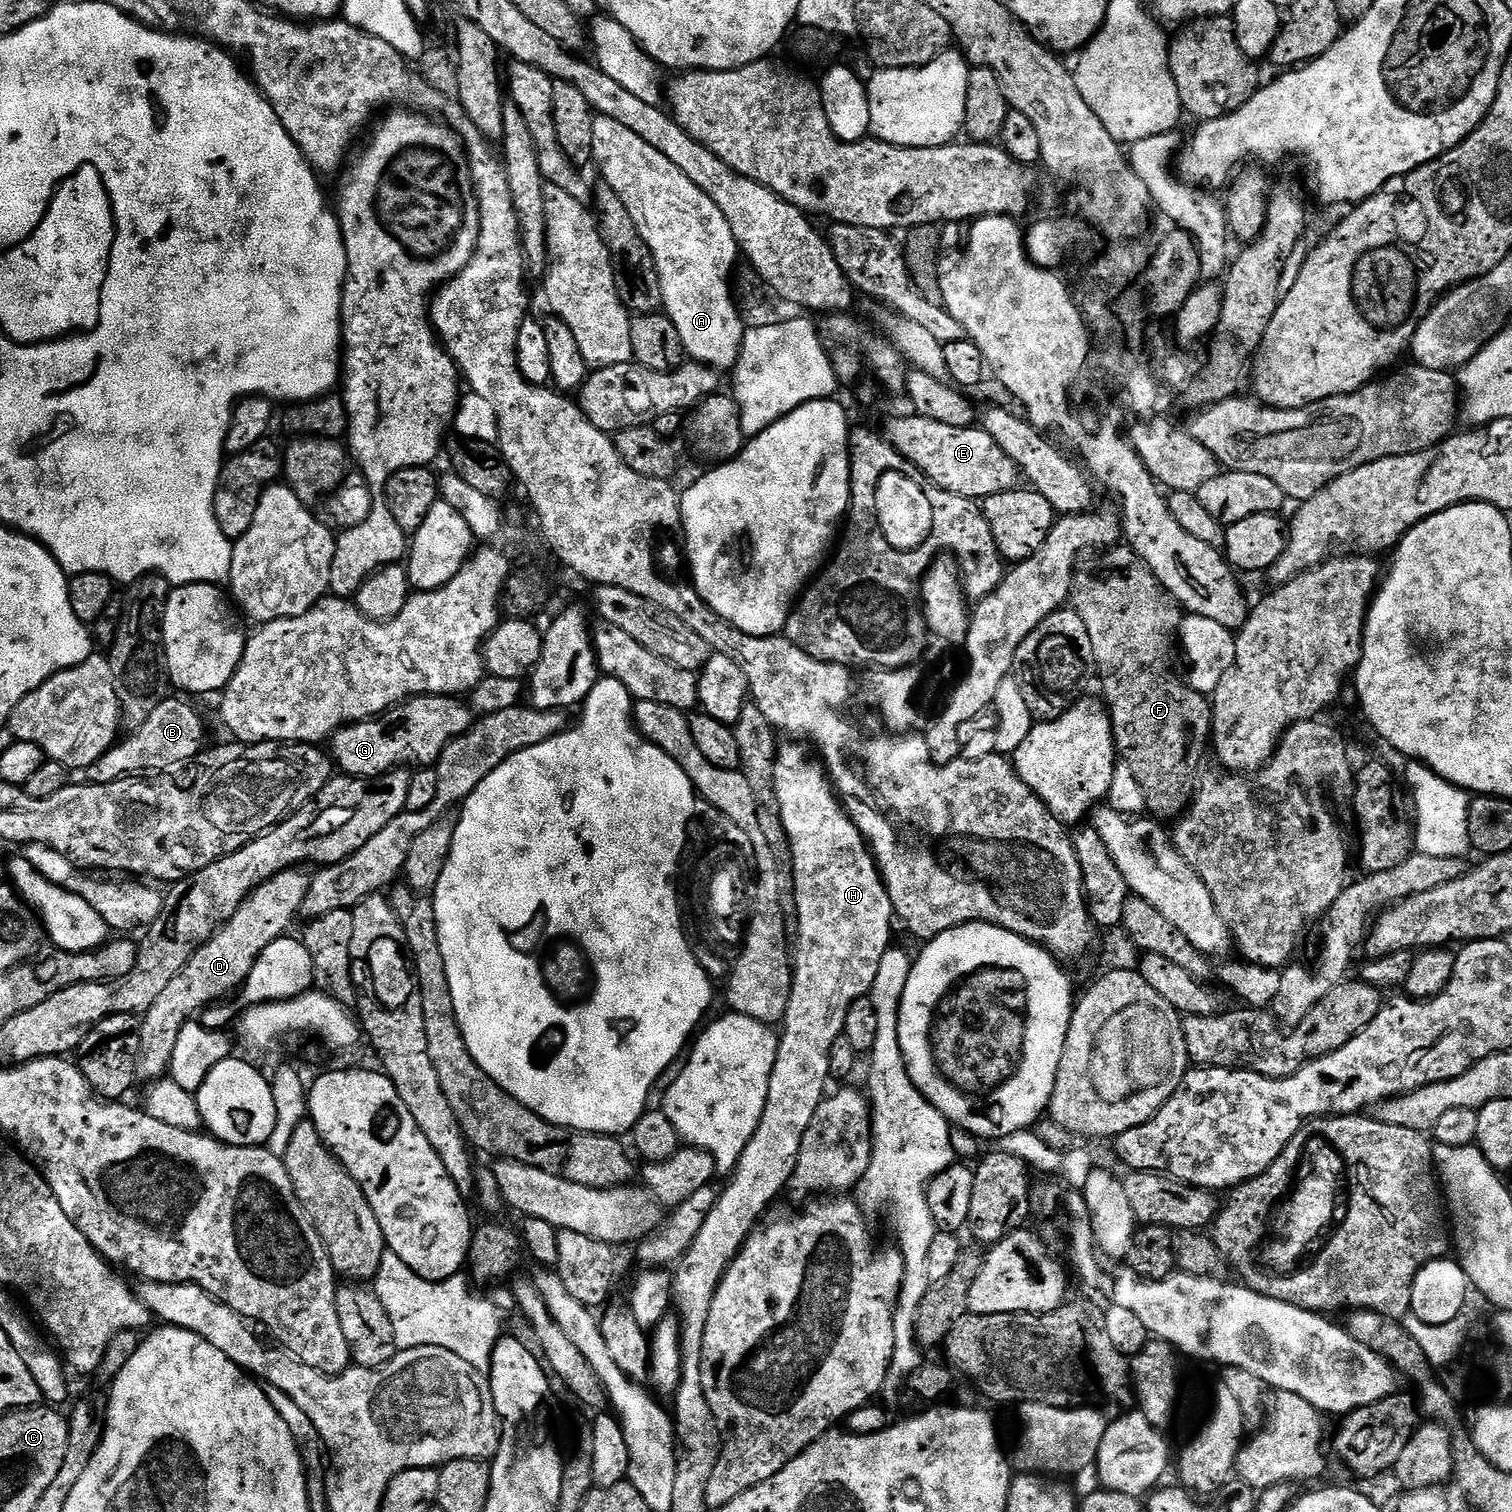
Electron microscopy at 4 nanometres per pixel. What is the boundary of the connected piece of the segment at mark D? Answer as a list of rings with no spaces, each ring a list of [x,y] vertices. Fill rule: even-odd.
[[[287,868],[282,874],[278,874],[274,878],[270,878],[266,882],[262,882],[262,886],[255,888],[250,895],[242,902],[242,906],[238,906],[238,910],[234,915],[220,925],[220,928],[206,943],[193,954],[190,962],[186,962],[186,966],[182,966],[182,970],[178,974],[174,974],[174,978],[170,981],[170,986],[166,986],[166,990],[162,990],[162,995],[154,1001],[154,1006],[150,1006],[150,1010],[144,1013],[140,1022],[140,1063],[141,1069],[148,1068],[148,1072],[152,1078],[160,1078],[168,1072],[168,1067],[174,1056],[174,1045],[178,1042],[178,1034],[182,1034],[182,1026],[195,1021],[196,1016],[203,1008],[211,1009],[213,1006],[219,1005],[232,991],[242,989],[247,979],[250,978],[250,972],[254,969],[254,964],[258,961],[259,955],[276,939],[283,937],[288,927],[296,920],[296,915],[301,915],[304,907],[304,899],[306,898],[306,890],[310,890],[310,882],[312,876],[307,871],[300,868]]]

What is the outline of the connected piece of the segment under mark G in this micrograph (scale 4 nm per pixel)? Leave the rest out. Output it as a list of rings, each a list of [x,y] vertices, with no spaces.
[[[413,696],[389,708],[383,716],[374,720],[361,720],[359,724],[348,724],[330,737],[330,755],[335,767],[345,776],[353,778],[371,778],[382,776],[385,772],[394,772],[405,766],[432,766],[439,760],[442,750],[454,740],[472,729],[474,712],[463,699],[454,696]]]

